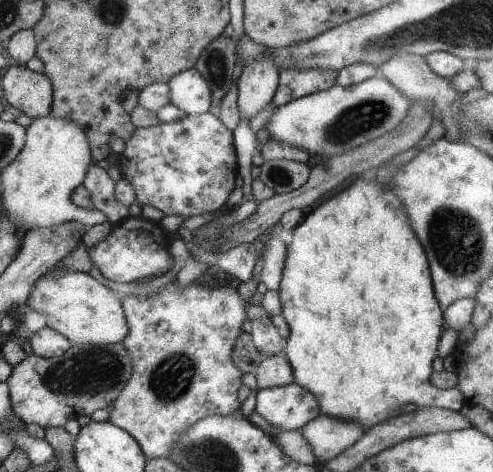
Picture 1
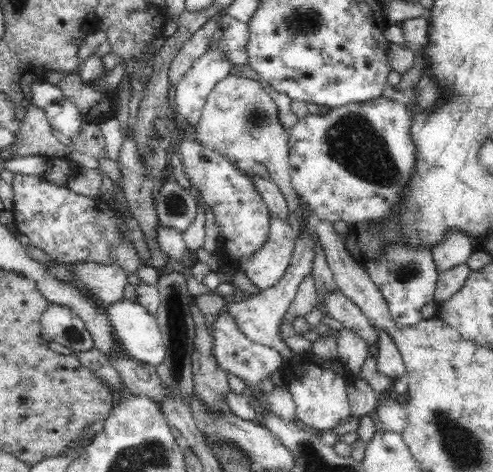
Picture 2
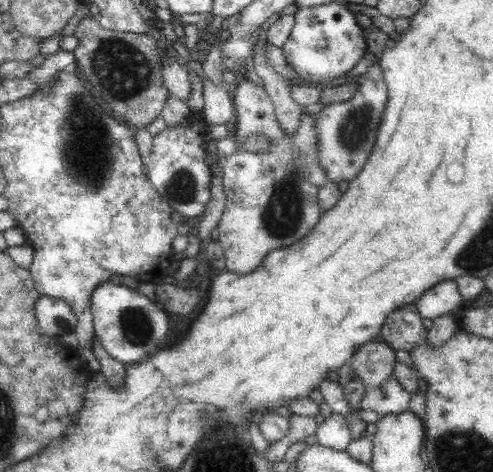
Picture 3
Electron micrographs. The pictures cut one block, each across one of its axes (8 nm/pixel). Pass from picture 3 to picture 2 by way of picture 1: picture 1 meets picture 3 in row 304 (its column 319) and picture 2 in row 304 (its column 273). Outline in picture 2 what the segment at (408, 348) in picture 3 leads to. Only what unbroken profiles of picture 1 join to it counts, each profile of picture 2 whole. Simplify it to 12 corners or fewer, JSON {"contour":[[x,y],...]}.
{"contour":[[428,250],[366,264],[396,324],[422,322],[440,274]]}

